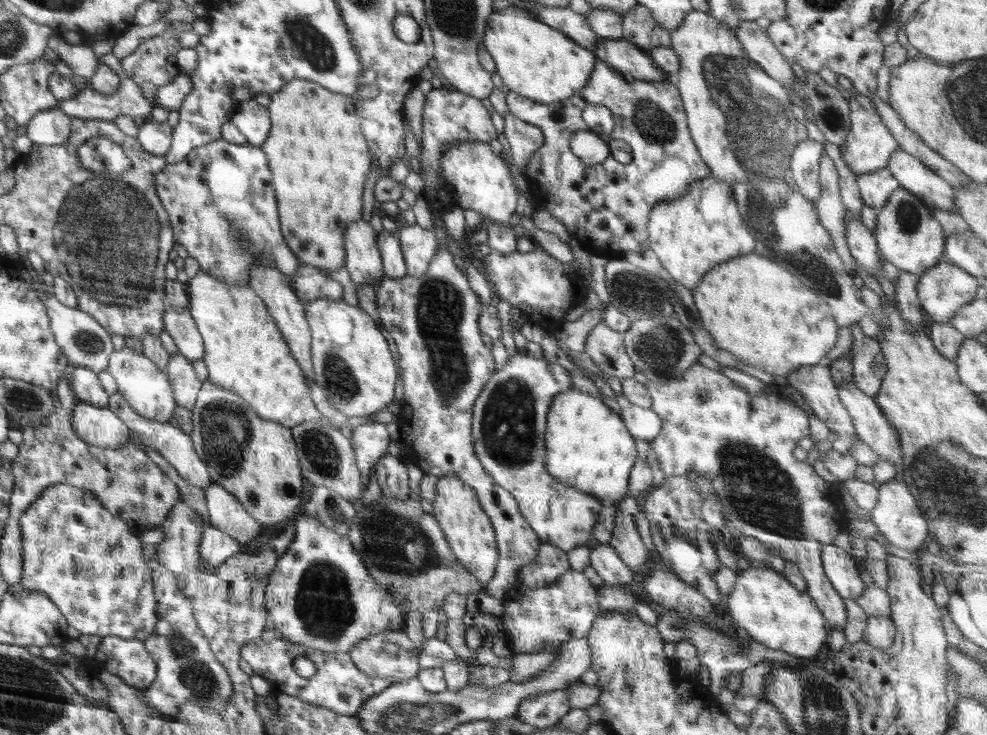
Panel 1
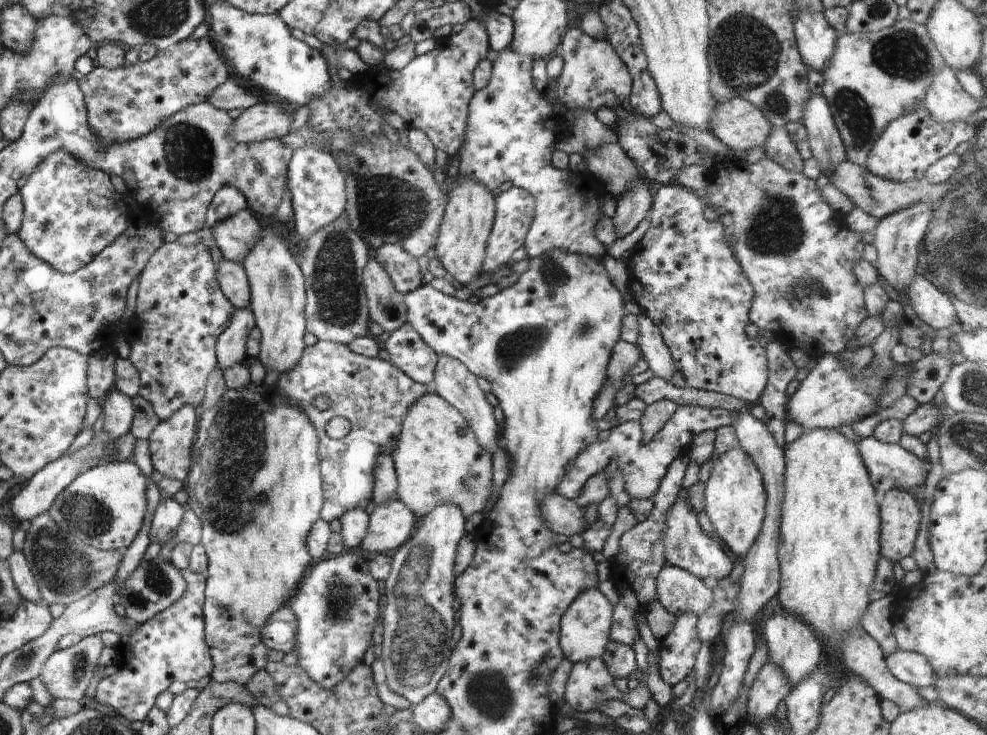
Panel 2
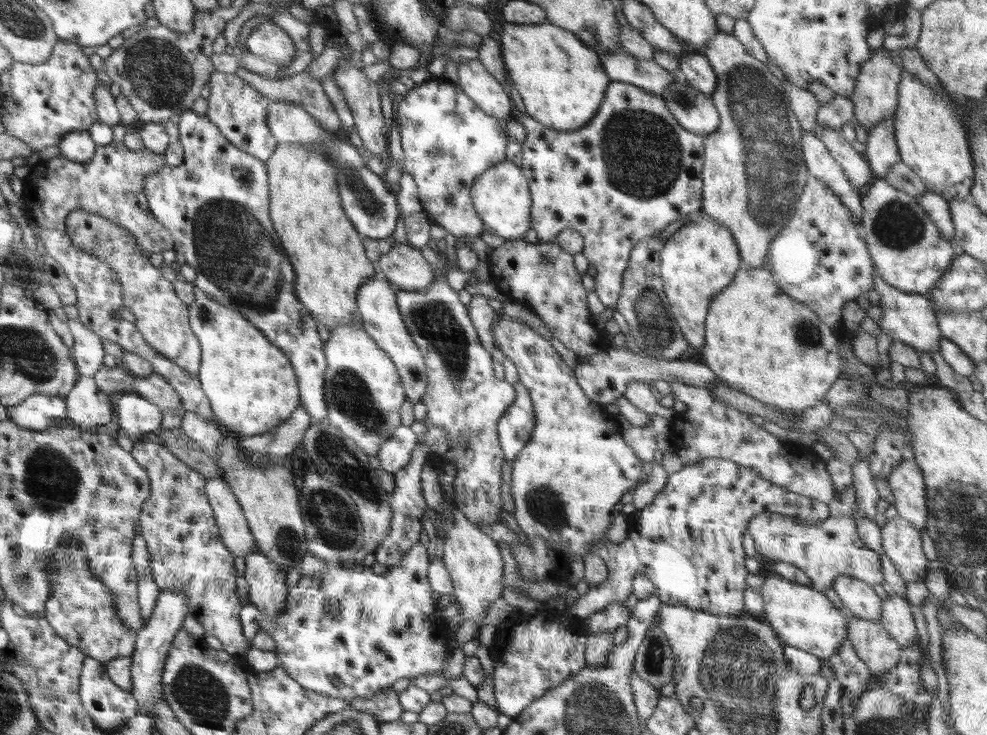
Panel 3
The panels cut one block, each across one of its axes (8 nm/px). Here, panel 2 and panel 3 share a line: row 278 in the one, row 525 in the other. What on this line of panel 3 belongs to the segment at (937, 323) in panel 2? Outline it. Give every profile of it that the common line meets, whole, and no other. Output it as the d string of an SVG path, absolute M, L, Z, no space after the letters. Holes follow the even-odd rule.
M904 457L898 466L893 468L887 483L892 490L892 506L900 517L905 518L919 531L925 530L928 509L926 508L926 488L922 471L917 462Z

